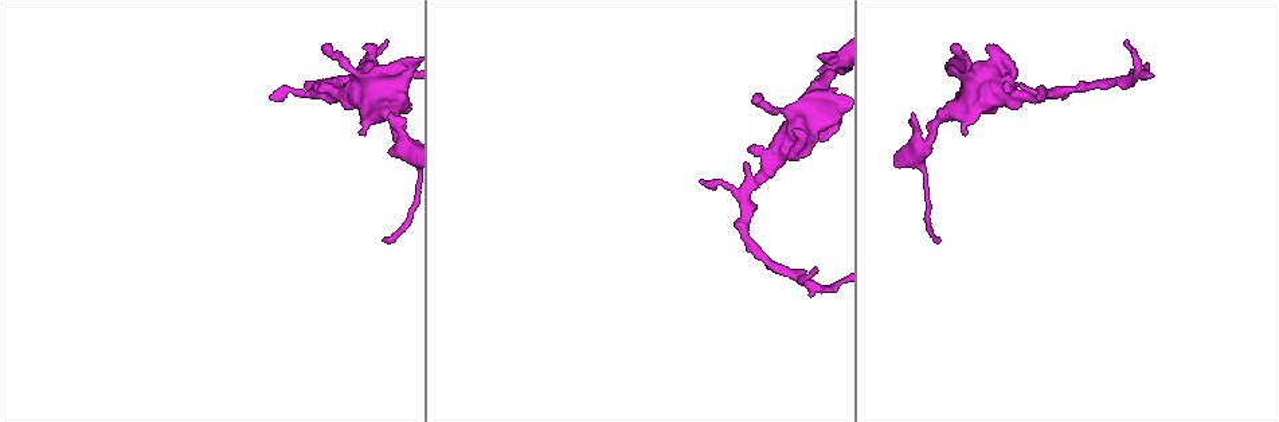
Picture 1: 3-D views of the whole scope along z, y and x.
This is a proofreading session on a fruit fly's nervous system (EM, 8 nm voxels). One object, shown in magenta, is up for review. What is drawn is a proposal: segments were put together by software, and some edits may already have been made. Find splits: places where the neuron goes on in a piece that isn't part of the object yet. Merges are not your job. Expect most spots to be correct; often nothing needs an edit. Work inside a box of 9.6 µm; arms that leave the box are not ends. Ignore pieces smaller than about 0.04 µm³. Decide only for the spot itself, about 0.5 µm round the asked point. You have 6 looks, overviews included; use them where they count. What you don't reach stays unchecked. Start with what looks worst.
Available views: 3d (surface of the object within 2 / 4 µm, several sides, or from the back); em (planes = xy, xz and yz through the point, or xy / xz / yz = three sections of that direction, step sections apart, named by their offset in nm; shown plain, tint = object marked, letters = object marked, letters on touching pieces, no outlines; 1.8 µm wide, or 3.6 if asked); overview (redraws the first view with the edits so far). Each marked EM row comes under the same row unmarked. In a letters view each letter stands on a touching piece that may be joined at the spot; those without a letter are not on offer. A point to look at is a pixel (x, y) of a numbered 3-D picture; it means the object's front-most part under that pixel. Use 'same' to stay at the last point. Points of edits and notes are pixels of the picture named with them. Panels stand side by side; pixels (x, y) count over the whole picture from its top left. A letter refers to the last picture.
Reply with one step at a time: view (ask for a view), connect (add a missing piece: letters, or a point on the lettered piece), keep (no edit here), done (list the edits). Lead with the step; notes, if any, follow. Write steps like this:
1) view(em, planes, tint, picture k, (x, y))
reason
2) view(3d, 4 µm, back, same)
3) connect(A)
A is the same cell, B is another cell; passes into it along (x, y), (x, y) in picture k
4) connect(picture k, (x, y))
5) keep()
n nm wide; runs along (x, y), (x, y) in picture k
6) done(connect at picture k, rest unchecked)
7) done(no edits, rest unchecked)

view(3d, 4 µm, picture 1, (822, 55))
branch stops here

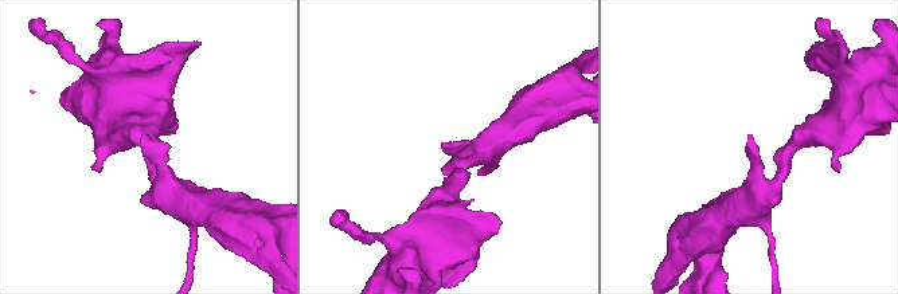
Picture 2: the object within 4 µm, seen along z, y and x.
view(em, xz, step 4, tint, picture 2, (442, 143))
shape alone is not enough

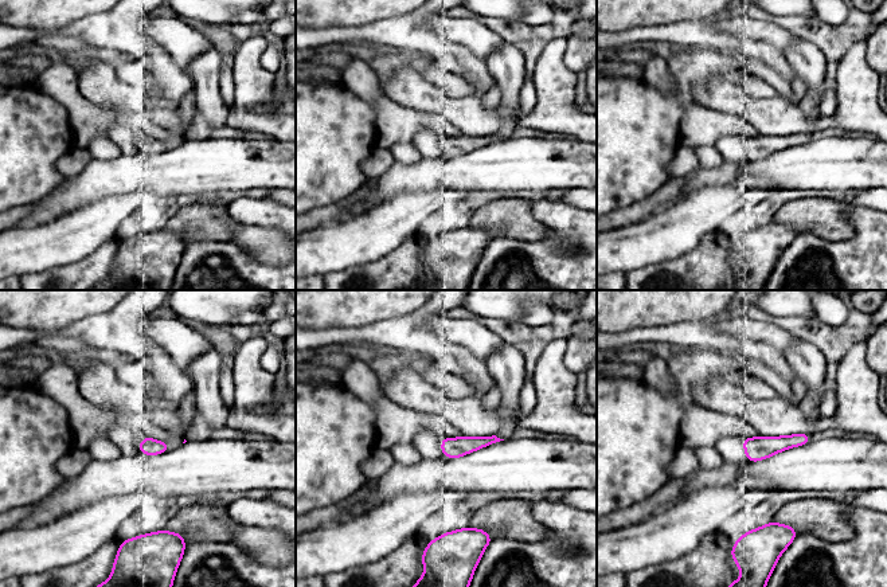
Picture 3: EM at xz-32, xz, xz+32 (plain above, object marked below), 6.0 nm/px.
view(em, yz, step 8, letters, same)

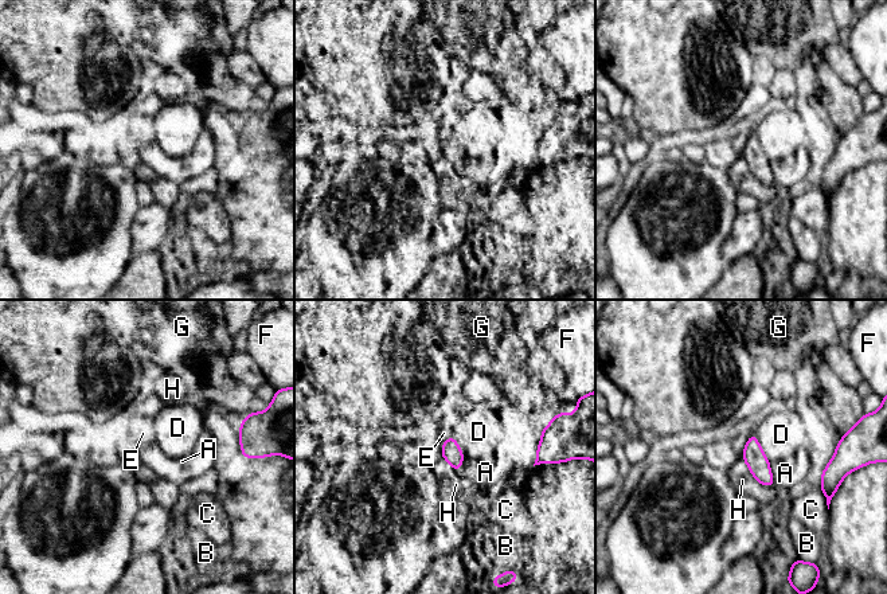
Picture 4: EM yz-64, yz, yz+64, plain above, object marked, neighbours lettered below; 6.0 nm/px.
connect(picture 4, (444, 433))
120 nm wide; E is the same cell, A, B, C, D, F, G and H are other cells; it goes on there

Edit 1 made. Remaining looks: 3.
view(3d, 4 µm, picture 1, (988, 45))
an open end

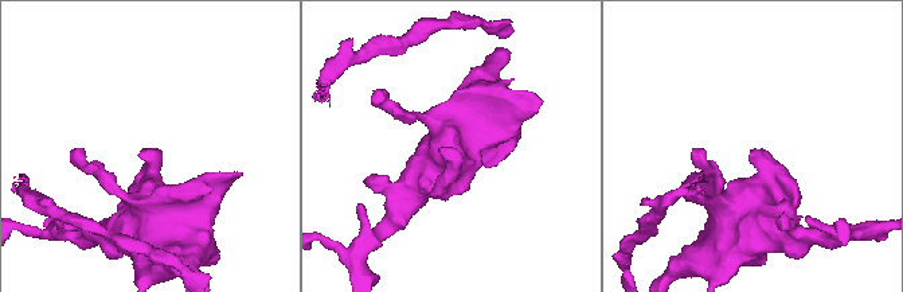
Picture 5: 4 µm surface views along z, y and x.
view(em, planes, tint, picture 5, (141, 156))

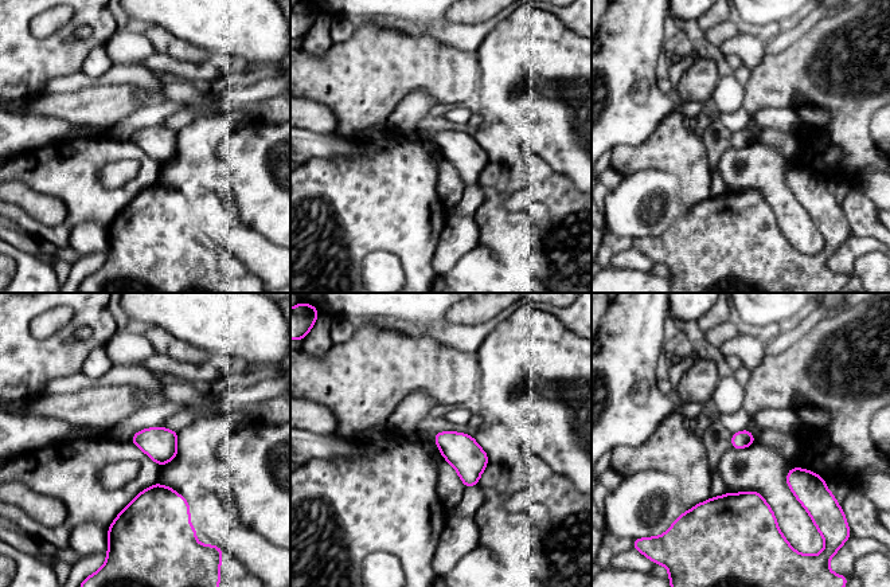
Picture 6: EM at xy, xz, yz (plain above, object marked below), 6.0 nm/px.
view(em, planes, letters, same)

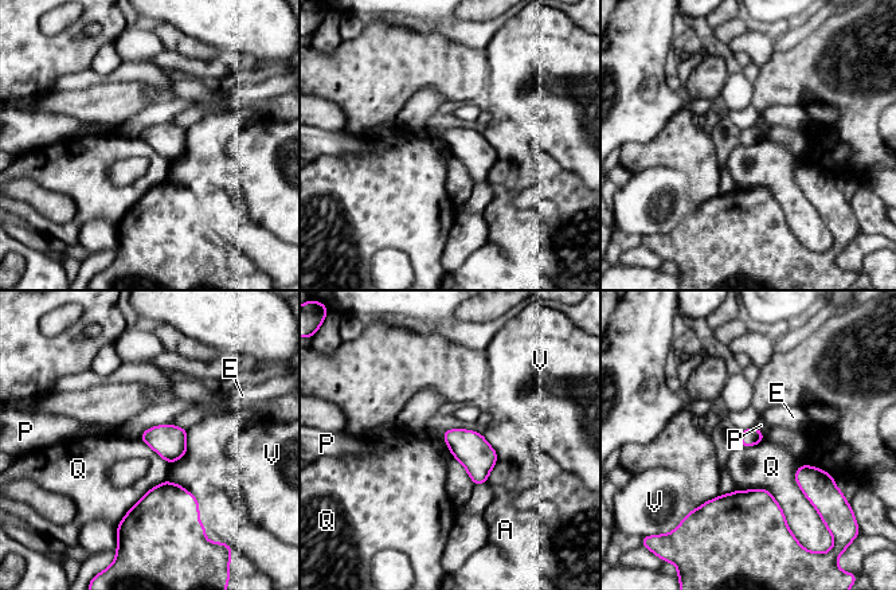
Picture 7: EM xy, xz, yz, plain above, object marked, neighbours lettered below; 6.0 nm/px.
keep()
A, E, P, Q and V are other cells; none of them fits

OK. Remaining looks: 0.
done(connect at picture 4, rest unchecked)

